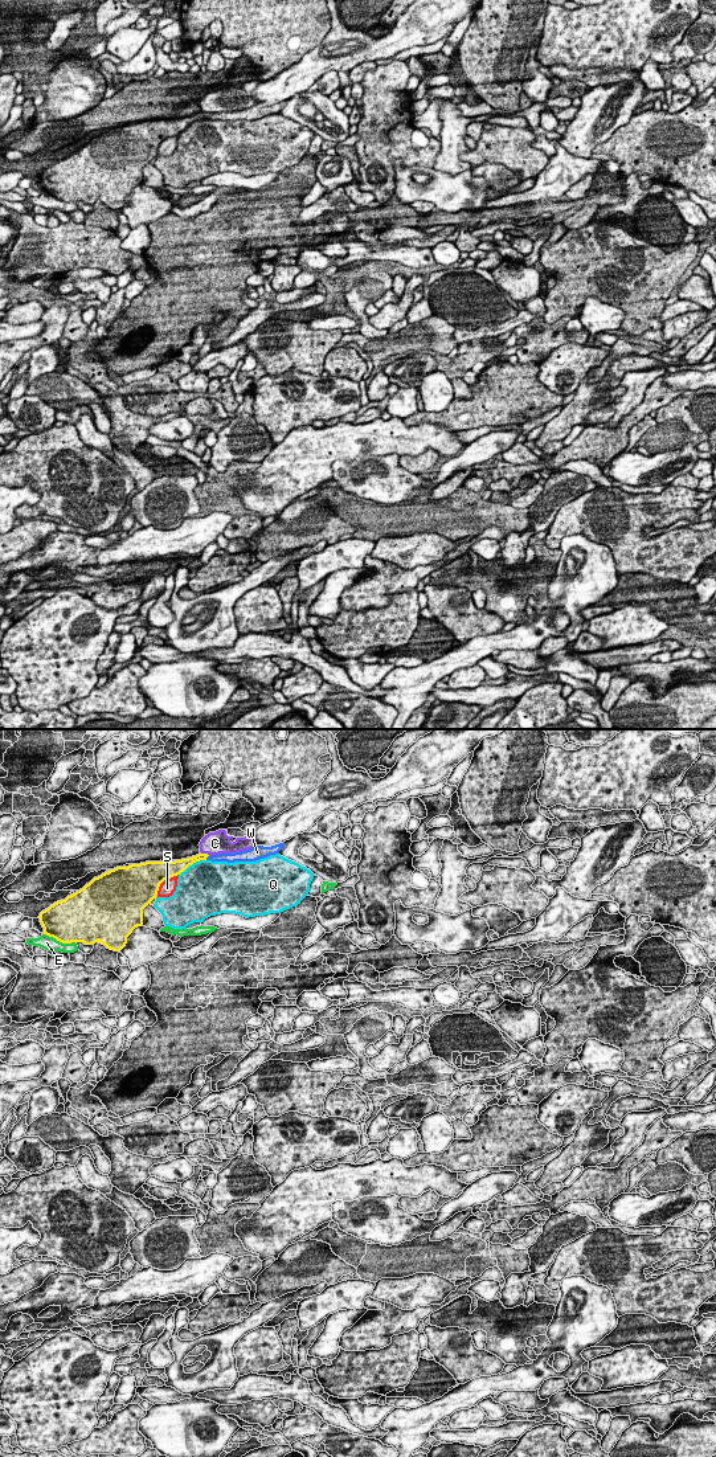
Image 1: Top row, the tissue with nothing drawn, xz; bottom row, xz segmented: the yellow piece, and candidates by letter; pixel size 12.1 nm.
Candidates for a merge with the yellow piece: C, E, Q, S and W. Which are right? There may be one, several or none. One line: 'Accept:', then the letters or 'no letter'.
Accept: W

